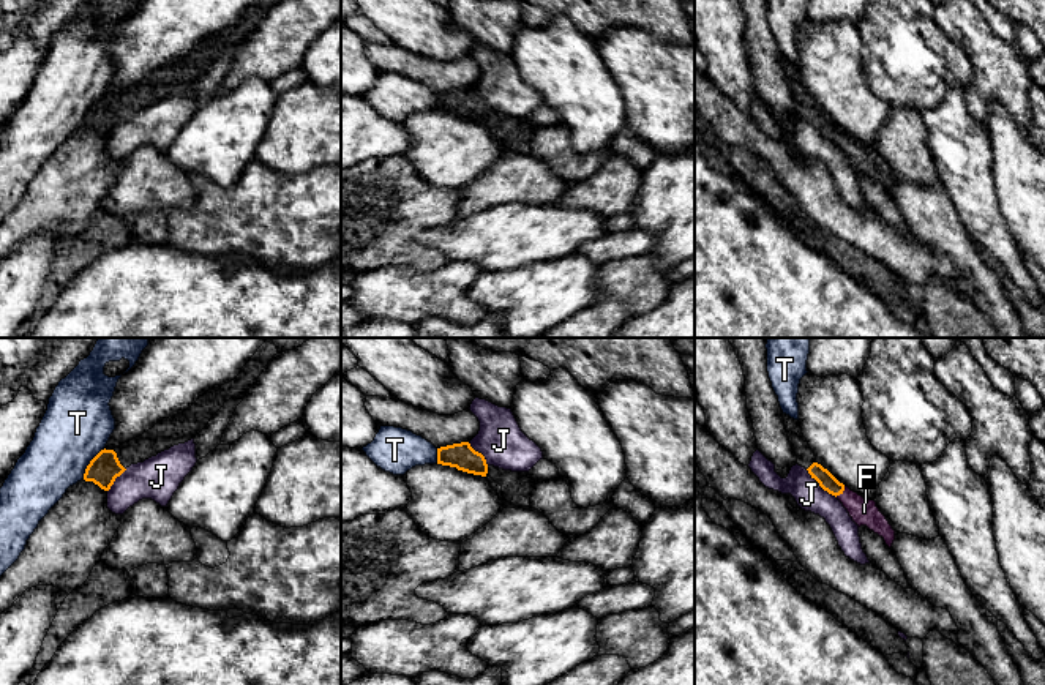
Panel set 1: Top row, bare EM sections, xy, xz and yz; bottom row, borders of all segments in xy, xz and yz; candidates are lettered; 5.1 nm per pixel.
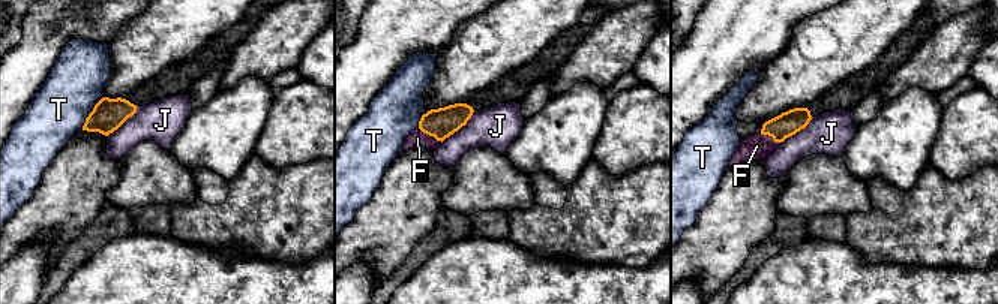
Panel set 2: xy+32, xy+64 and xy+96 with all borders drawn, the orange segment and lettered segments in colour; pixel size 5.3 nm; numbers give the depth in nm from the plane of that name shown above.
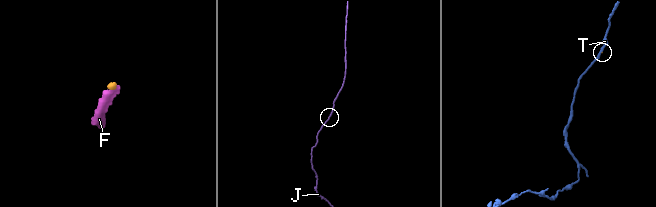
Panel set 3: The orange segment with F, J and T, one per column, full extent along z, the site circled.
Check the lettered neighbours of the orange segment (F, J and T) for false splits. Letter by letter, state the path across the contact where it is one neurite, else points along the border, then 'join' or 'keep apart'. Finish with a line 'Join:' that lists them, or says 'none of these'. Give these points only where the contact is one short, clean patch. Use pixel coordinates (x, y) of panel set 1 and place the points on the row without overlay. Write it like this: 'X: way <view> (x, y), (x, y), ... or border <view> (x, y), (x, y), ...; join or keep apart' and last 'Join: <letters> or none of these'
F: join
J: border yz (805, 116), (835, 144); keep apart
T: border xy (104, 95), (90, 108), (82, 123); keep apart
Join: F

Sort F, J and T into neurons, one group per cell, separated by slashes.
F / J / T

